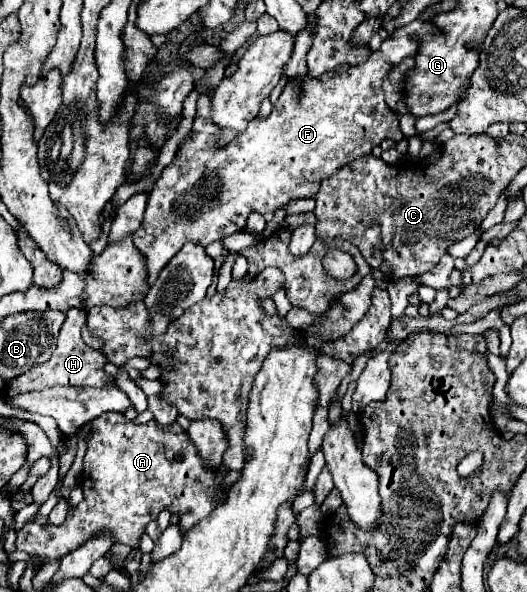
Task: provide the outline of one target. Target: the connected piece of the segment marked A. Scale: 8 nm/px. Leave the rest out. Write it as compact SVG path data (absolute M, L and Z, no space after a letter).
M107 413L91 421L83 465L85 499L69 509L65 523L59 527L37 519L27 521L17 531L17 549L35 553L45 563L65 557L99 531L109 531L123 545L139 547L147 523L157 519L163 509L181 516L178 524L186 534L227 497L223 477L229 469L223 465L207 467L183 431L179 437L155 421L139 425L127 421L121 413Z

